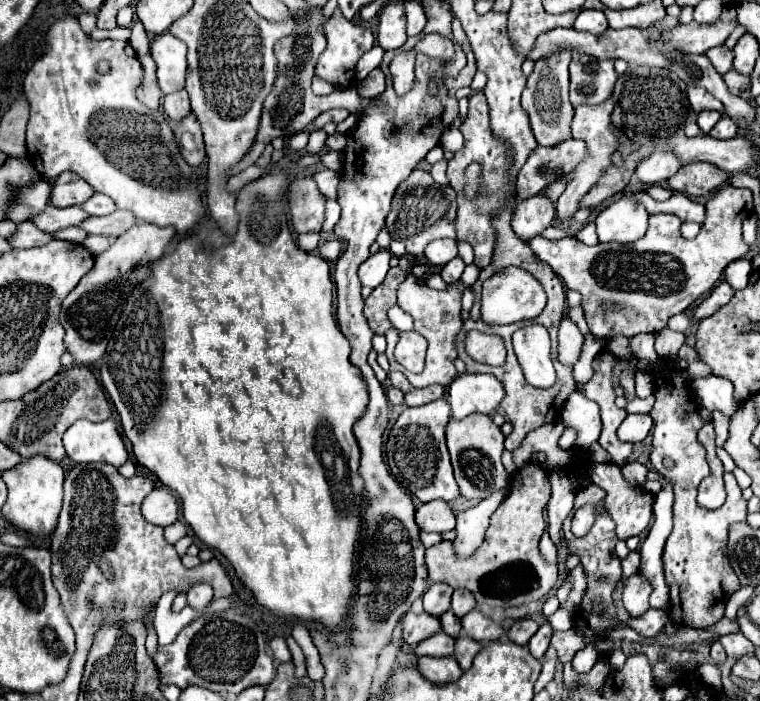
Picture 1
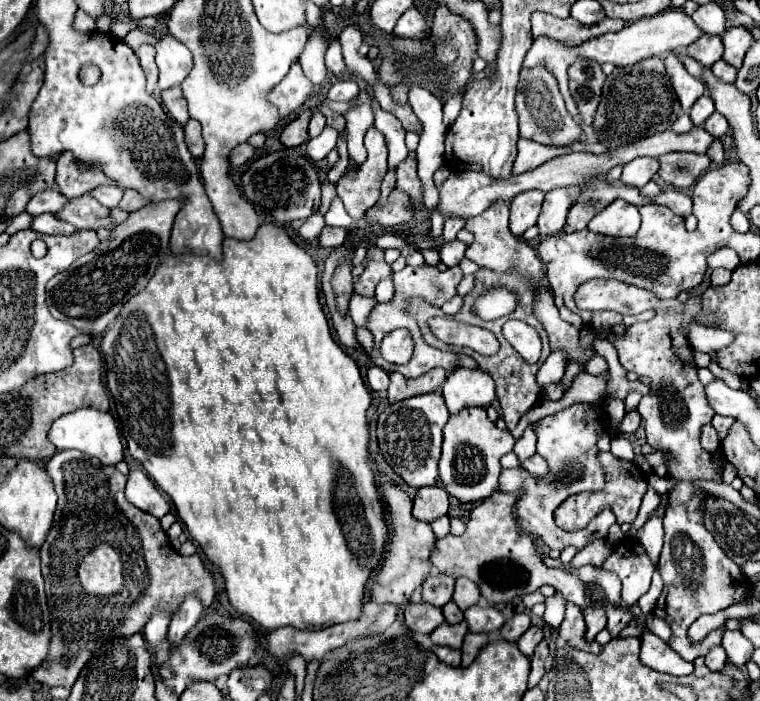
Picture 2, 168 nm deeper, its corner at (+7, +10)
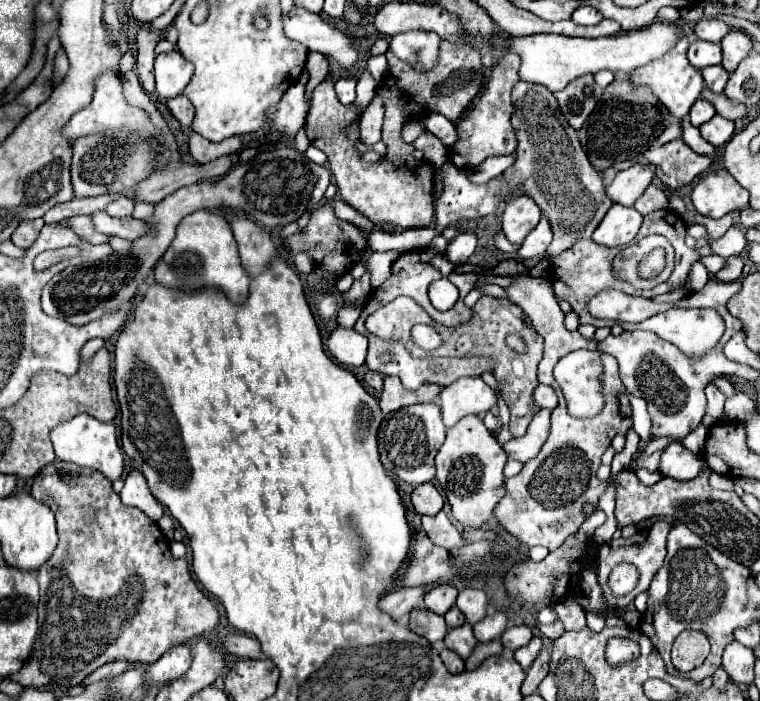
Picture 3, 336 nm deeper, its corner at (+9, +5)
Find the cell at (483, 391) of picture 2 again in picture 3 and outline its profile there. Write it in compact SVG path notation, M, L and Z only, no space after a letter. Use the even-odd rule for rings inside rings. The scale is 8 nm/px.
M461 377L441 389L441 417L447 427L453 427L465 415L487 413L497 397L481 377Z

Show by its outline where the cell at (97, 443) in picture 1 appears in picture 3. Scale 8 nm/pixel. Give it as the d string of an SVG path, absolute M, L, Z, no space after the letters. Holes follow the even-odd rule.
M83 413L83 415L73 417L67 423L57 425L51 431L51 441L53 441L53 447L55 447L55 455L61 461L69 461L69 463L75 463L79 467L95 469L95 471L103 473L109 481L119 479L125 471L125 459L123 459L123 451L117 443L113 423L101 423L101 421L93 419L91 415Z

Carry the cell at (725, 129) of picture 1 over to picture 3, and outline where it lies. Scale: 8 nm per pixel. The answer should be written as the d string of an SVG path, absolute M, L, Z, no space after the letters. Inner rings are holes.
M715 115L711 121L707 121L707 123L703 123L701 127L699 127L699 131L701 131L701 137L705 139L705 141L709 141L713 147L721 147L721 145L725 145L731 137L733 137L733 121L729 121L729 119L725 119L725 117L721 117L721 115Z

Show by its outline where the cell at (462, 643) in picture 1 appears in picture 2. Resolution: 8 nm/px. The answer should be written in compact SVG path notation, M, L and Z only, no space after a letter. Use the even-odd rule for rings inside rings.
M469 632L469 634L465 636L463 648L461 648L461 654L463 654L461 666L469 666L469 664L475 660L477 652L479 652L487 642L489 642L487 634L471 634L471 632Z

